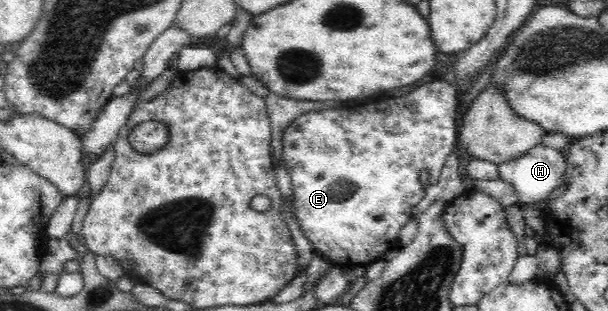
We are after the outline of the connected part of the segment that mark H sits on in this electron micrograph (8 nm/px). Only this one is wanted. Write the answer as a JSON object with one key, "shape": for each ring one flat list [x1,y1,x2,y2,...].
{"shape":[[537,145,530,151,520,154,520,157,500,164,499,178,514,188,521,204,540,203,549,196,556,187,562,185,566,171,564,149,554,149,548,146]]}

